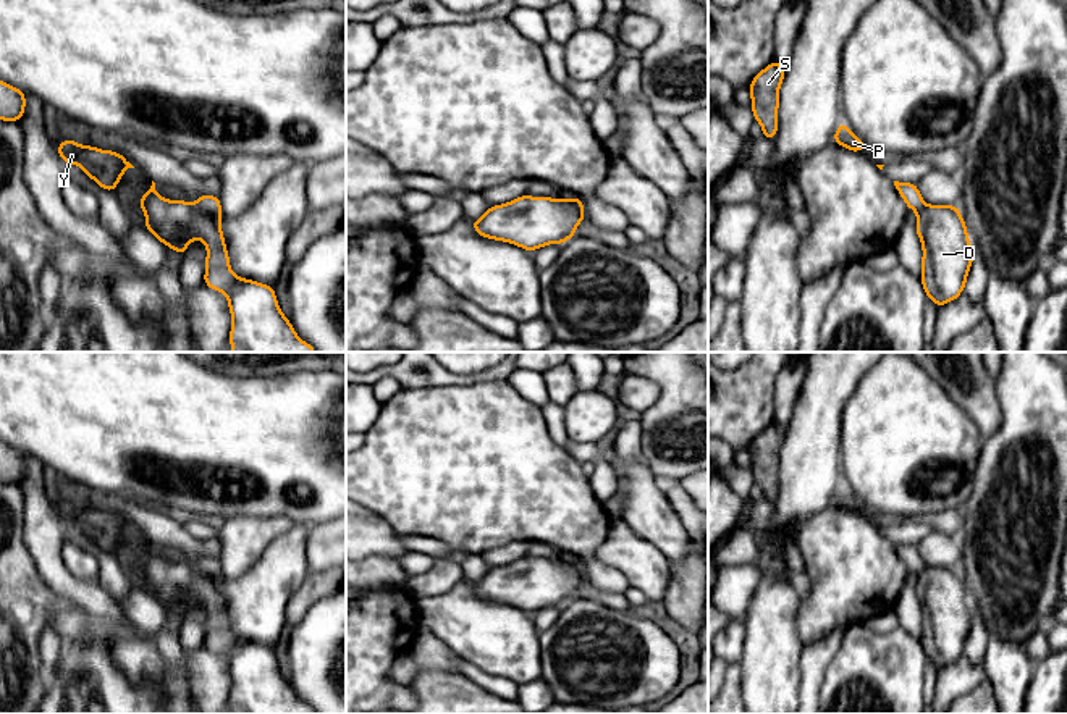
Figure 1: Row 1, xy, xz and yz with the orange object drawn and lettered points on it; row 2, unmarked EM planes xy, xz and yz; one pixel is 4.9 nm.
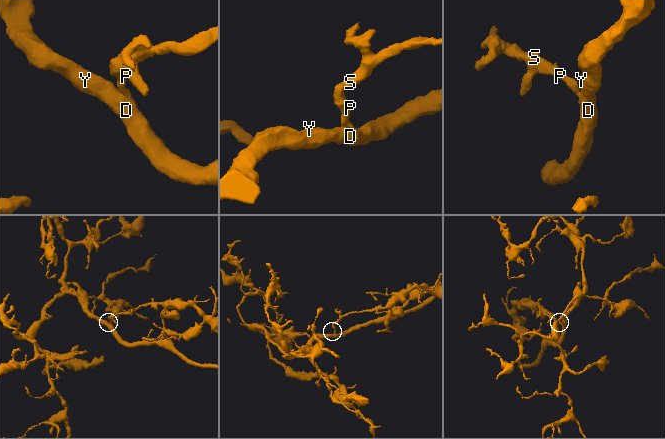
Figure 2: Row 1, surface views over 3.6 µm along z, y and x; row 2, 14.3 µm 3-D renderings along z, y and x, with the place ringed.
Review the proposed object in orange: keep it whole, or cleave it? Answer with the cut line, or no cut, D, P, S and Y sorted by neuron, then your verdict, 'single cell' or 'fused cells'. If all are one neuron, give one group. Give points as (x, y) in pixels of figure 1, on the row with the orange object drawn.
xy (194, 204), (220, 218) | D Y / P S | fused cells

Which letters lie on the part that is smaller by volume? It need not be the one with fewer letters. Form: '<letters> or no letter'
P, S

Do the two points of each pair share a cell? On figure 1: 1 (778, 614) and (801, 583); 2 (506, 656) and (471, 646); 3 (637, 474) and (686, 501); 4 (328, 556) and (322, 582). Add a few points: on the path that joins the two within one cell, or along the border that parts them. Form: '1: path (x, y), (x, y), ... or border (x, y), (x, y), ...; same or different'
1: border (786, 569), (783, 577), (801, 598); different
2: path (498, 648), (479, 646); same
3: border (662, 483), (662, 490), (681, 522); different
4: border (328, 567), (309, 572); different

